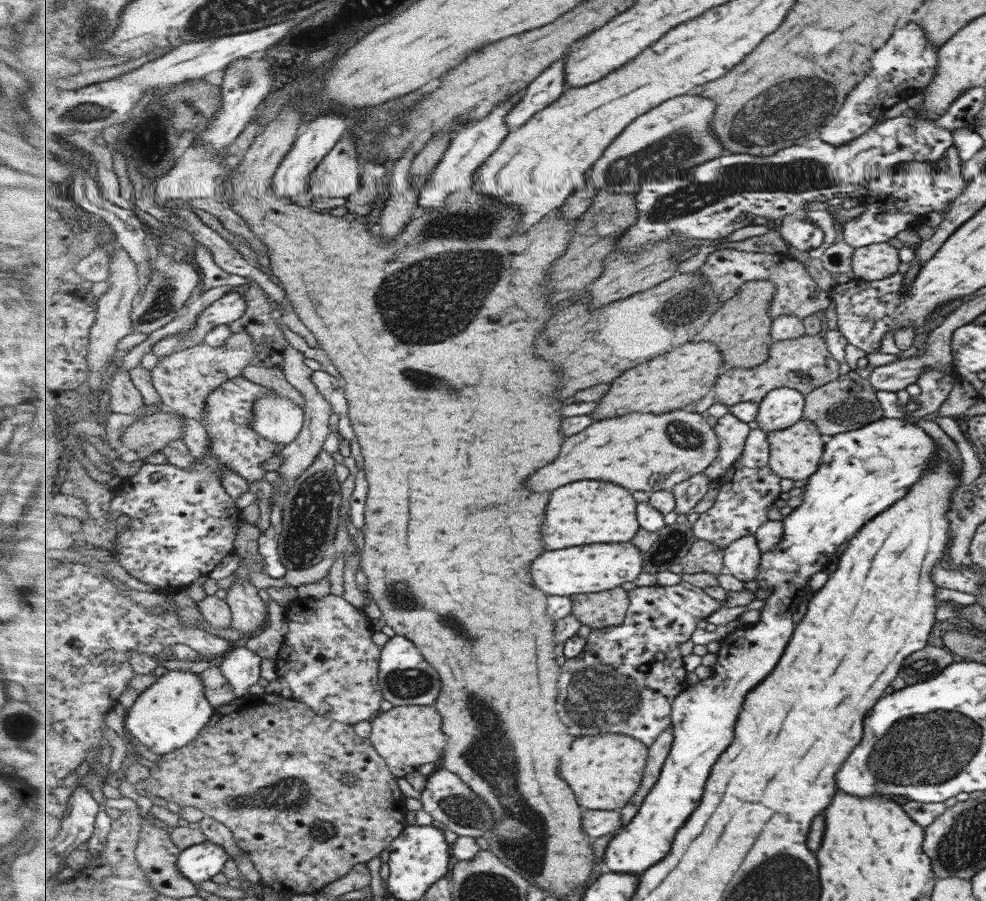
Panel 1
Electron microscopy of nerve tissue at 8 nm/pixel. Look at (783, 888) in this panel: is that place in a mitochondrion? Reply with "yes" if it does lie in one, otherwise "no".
yes

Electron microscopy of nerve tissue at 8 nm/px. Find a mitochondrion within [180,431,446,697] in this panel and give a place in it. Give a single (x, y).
(309, 521)

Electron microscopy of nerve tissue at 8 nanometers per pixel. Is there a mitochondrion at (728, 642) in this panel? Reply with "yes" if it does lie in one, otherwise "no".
no

